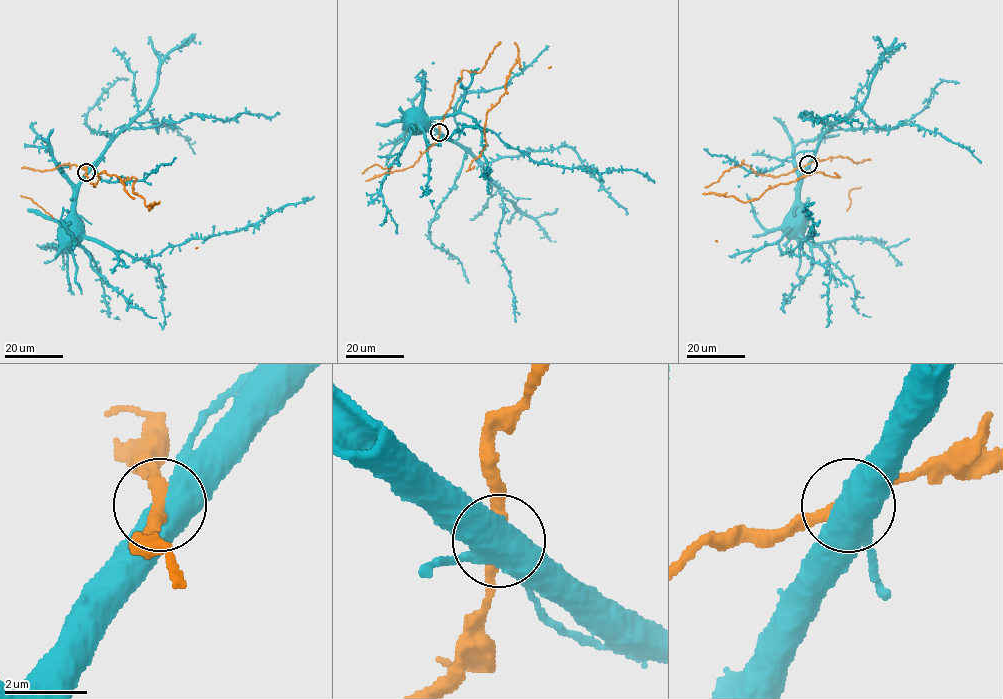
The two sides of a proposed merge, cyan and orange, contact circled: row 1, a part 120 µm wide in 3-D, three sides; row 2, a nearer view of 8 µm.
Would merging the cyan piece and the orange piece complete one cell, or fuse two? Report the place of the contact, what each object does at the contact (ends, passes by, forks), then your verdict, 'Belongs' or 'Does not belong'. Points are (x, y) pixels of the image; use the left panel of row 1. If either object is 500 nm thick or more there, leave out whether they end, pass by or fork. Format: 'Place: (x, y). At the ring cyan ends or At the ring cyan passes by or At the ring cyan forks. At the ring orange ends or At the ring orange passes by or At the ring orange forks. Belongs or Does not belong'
Place: (86, 172). At the ring cyan forks. At the ring orange passes by. Does not belong

